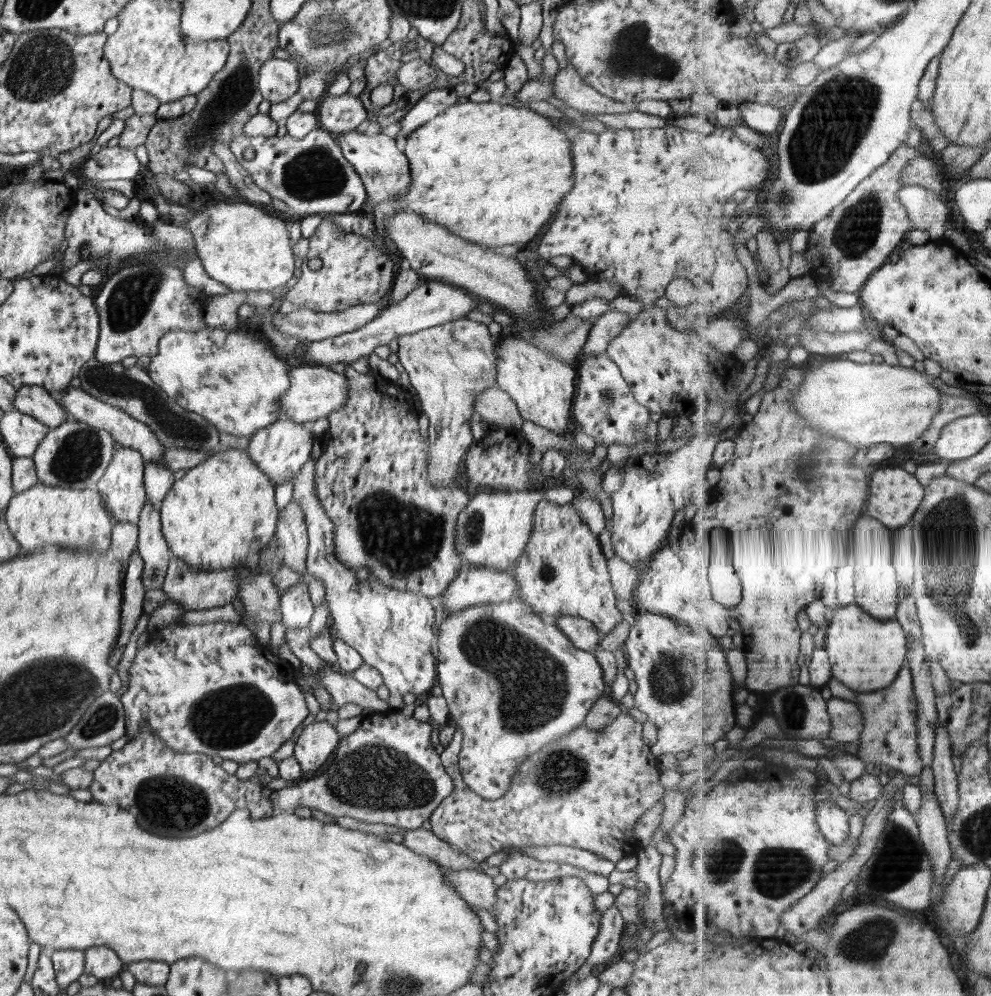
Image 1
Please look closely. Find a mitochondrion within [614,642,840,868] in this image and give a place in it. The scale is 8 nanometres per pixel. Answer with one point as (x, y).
(670, 681)

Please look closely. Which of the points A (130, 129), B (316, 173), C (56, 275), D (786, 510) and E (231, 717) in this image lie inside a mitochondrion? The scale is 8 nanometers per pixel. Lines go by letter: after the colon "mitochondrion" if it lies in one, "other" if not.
A: other
B: mitochondrion
C: other
D: other
E: mitochondrion

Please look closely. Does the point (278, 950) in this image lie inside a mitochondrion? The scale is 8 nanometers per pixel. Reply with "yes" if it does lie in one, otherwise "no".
no

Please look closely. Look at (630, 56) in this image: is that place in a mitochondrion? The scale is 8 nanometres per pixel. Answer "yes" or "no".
yes

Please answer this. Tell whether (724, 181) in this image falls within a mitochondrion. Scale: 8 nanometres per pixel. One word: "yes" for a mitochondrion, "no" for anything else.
no

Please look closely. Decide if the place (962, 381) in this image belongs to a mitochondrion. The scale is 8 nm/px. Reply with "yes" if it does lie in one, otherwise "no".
no

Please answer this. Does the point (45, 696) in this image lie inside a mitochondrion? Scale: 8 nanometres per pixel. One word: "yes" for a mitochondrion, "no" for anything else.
yes

